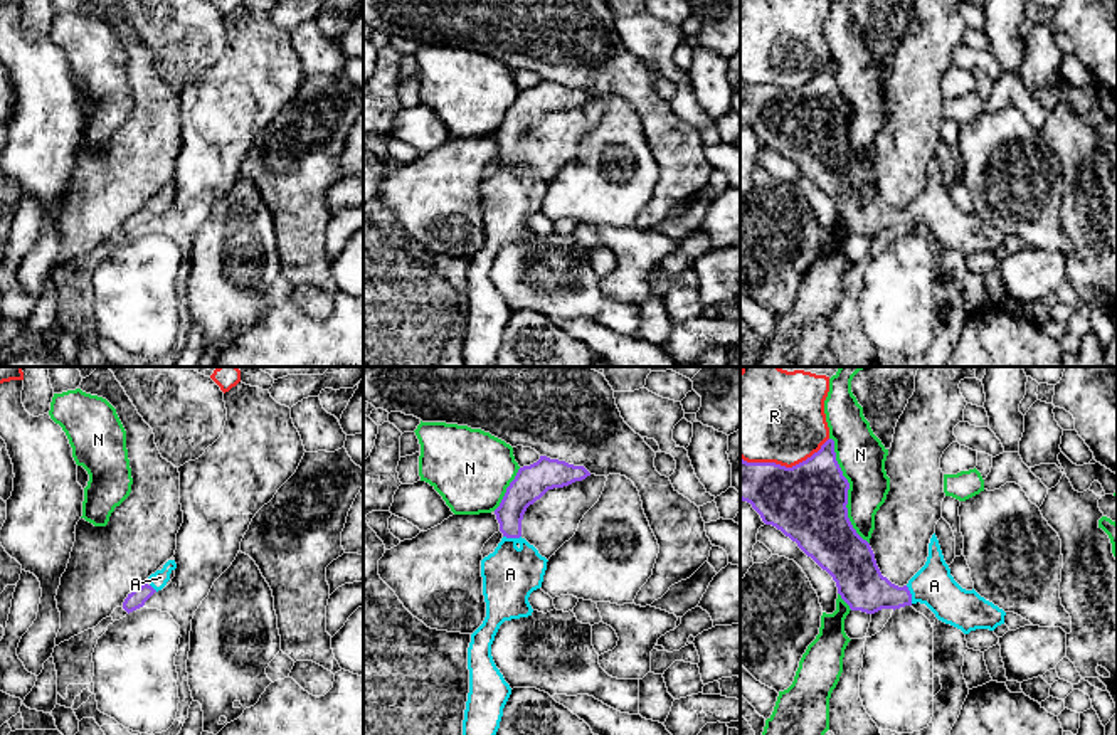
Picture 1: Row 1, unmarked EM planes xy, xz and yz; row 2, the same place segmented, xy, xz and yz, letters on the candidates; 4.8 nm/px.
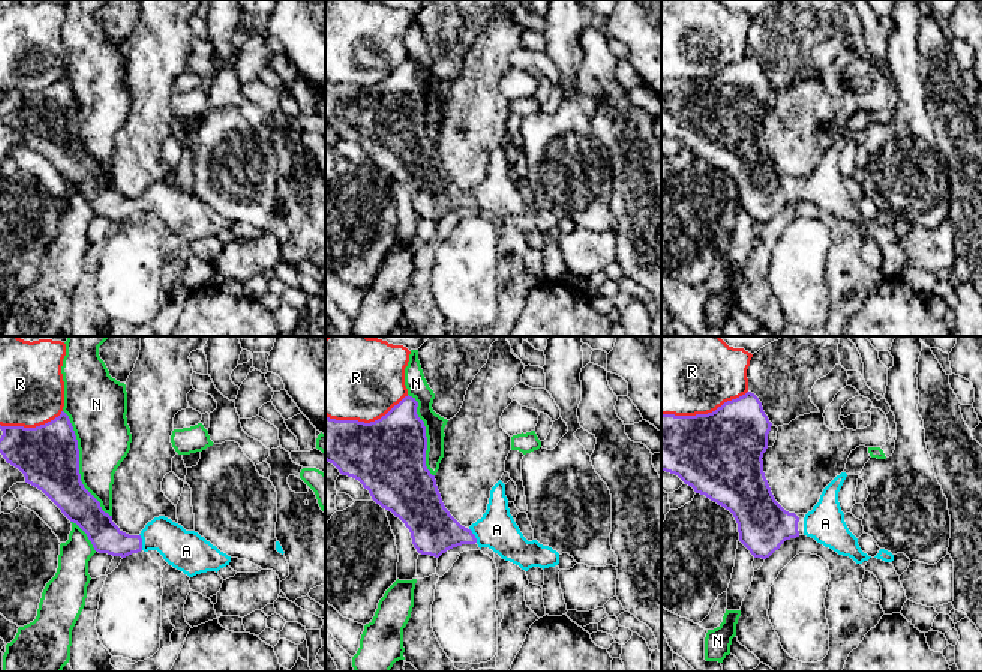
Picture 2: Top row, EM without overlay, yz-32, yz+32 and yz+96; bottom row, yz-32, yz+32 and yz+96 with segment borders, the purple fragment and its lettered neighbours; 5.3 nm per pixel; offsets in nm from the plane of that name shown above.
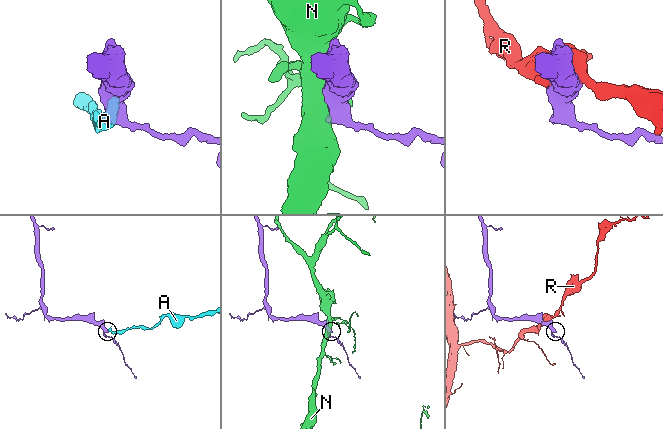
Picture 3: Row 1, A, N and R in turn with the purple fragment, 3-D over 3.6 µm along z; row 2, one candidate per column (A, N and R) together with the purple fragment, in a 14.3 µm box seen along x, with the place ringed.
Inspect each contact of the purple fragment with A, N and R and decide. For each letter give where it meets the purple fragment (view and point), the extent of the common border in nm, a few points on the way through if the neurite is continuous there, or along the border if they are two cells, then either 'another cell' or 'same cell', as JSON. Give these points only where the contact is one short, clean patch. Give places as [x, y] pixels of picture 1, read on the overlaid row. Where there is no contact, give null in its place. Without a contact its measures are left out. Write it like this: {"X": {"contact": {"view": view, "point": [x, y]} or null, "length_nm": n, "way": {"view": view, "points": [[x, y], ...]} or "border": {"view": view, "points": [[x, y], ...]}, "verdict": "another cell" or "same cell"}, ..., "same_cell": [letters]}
{"A": {"contact": {"view": "xz", "point": [512, 537]}, "length_nm": 90, "way": {"view": "xz", "points": [[525, 488], [512, 508], [512, 537], [510, 574]]}, "verdict": "same cell"}, "N": {"contact": {"view": "yz", "point": [847, 491]}, "length_nm": 550, "verdict": "another cell"}, "R": {"contact": {"view": "yz", "point": [784, 466]}, "length_nm": 440, "verdict": "another cell"}, "same_cell": ["A"]}

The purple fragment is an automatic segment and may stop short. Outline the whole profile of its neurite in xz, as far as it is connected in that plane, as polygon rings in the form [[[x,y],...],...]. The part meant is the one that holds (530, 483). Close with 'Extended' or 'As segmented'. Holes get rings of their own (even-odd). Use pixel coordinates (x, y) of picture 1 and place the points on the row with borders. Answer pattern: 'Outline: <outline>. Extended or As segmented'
Outline: [[[540,456],[518,469],[495,510],[503,533],[493,553],[481,560],[486,617],[471,634],[468,648],[469,693],[463,735],[496,735],[510,685],[496,668],[491,644],[505,621],[532,616],[528,597],[542,587],[547,558],[521,537],[521,520],[530,505],[548,489],[582,481],[590,473],[584,466]]]. Extended

